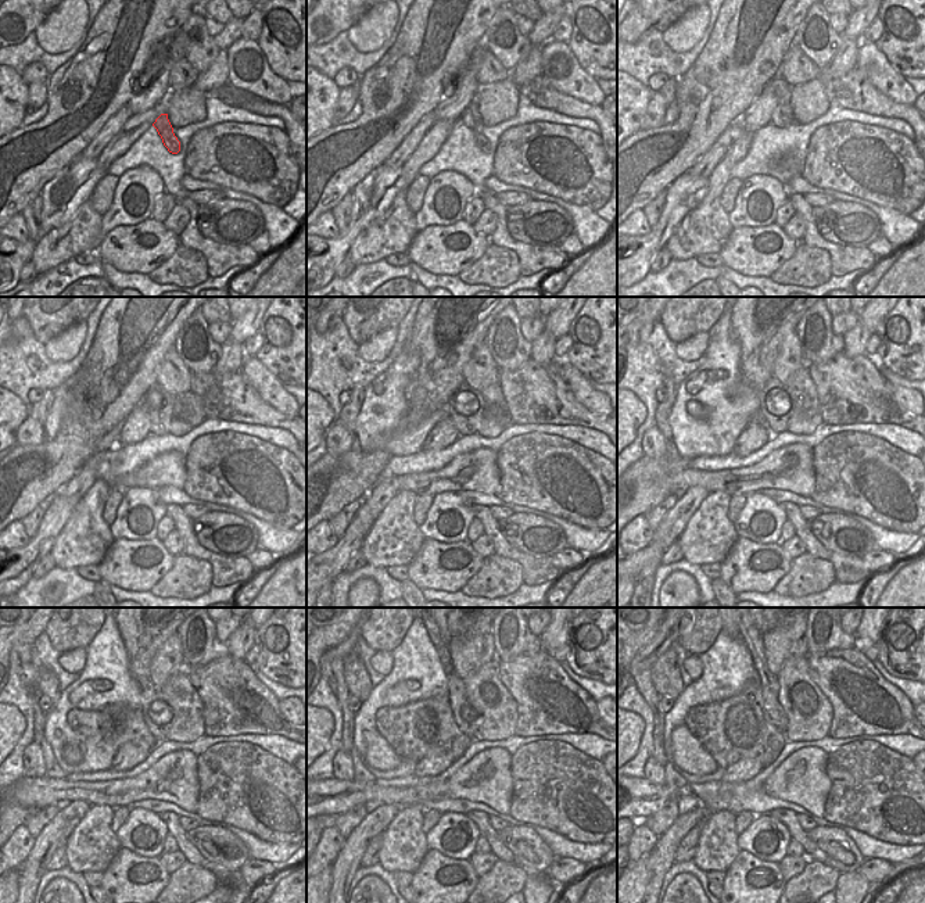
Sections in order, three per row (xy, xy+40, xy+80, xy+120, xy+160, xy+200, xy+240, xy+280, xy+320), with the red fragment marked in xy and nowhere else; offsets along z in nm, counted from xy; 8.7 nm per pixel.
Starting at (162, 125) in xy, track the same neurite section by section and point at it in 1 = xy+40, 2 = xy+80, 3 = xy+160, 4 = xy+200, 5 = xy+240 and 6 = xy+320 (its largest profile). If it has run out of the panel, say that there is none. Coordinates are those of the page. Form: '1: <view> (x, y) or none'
1: xy+40 (470, 117)
2: xy+80 (782, 115)
3: xy+160 (466, 408)
4: xy+200 (777, 408)
5: xy+240 (158, 719)
6: xy+320 (752, 637)

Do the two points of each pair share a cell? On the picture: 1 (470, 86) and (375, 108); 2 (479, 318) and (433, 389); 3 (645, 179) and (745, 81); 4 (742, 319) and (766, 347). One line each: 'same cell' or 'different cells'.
1: different cells
2: same cell
3: same cell
4: same cell

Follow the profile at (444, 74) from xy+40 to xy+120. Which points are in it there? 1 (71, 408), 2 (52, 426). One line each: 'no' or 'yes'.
1: no
2: no

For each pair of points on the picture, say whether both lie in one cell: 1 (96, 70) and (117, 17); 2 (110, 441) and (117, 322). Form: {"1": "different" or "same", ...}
{"1": "same", "2": "different"}

